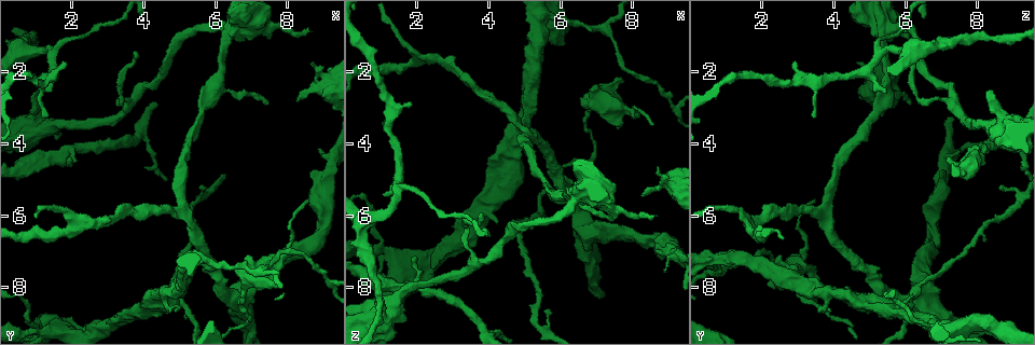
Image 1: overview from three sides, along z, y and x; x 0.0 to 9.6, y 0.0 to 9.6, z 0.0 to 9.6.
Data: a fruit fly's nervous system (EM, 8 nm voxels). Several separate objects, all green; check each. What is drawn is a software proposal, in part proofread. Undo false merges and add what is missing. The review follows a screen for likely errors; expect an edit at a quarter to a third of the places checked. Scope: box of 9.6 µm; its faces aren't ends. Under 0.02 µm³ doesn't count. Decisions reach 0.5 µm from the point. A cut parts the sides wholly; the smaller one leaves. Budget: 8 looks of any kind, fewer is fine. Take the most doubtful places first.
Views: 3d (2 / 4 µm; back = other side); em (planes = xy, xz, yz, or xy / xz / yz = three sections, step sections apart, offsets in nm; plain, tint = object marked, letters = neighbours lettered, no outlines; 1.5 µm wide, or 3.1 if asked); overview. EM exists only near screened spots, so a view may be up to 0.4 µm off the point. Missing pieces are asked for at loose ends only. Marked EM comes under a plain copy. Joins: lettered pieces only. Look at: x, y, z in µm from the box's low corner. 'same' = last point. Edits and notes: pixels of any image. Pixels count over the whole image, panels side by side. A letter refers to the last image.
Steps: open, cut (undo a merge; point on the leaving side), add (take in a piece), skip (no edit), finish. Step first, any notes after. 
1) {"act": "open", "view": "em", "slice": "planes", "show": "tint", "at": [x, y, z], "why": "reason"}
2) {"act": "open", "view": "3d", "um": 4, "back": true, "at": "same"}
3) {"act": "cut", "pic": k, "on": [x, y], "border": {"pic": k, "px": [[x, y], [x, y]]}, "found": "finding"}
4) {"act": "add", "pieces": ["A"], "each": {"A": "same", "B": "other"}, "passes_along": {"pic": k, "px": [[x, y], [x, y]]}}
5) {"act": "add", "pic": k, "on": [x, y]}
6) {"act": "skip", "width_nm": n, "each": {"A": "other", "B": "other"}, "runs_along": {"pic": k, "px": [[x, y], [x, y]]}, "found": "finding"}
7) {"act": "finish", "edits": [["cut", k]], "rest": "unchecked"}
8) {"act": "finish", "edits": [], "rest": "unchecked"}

{"act": "open", "view": "em", "slice": "xz", "step": 8, "show": "tint", "at": [8.30, 2.80, 5.50], "why": "an open end"}

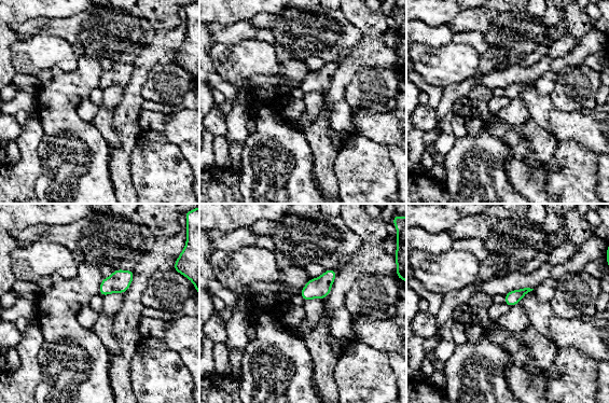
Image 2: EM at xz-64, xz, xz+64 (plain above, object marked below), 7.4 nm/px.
{"act": "open", "view": "em", "slice": "xz", "step": 8, "show": "letters", "at": "same"}

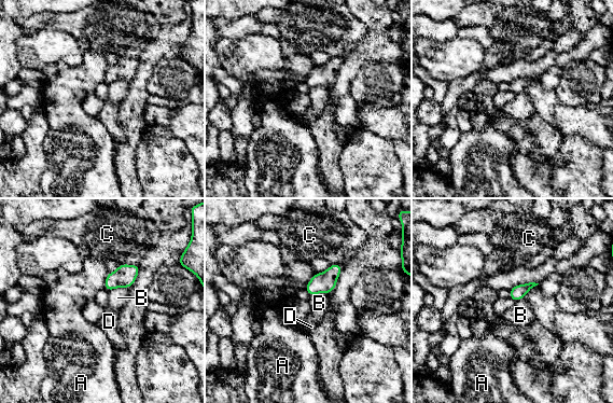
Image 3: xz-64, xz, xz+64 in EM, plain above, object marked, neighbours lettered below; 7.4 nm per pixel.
{"act": "skip", "longest_contact_nm": ["B", 160], "each": {"A": "other", "B": "other", "C": "other", "D": "other"}, "border": {"pic": 3, "px": [[129, 287], [115, 287], [109, 291]]}, "found": "none of them fits"}

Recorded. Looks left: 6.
{"act": "open", "view": "em", "um": 3.1, "slice": "yz", "step": 8, "show": "letters", "at": [7.70, 8.00, 2.35], "why": "free end"}

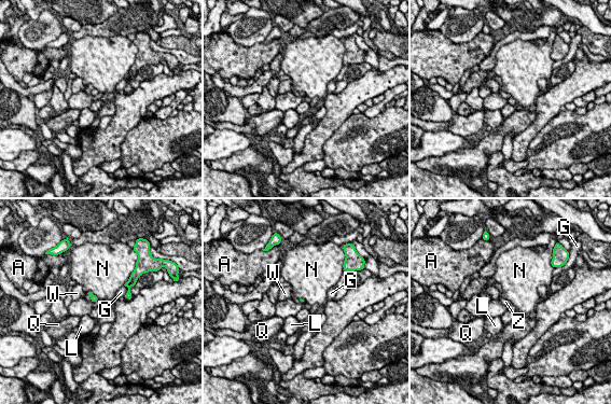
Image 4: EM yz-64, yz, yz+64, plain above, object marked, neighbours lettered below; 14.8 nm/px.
{"act": "open", "view": "em", "um": 3.1, "slice": "planes", "show": "letters", "at": "same"}

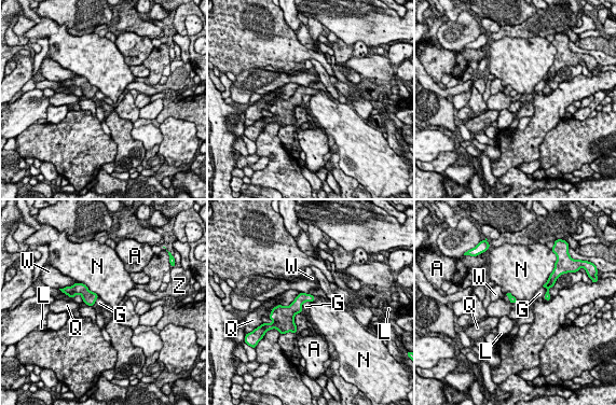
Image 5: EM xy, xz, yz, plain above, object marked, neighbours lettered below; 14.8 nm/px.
{"act": "add", "pieces": ["Z"], "each": {"A": "other", "G": "other", "L": "other", "N": "other", "Q": "other", "W": "other", "Z": "same"}, "found": "the cell continues"}

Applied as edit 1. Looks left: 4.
{"act": "open", "view": "em", "slice": "planes", "show": "letters", "at": [6.45, 0.85, 5.50], "why": "calibre changes"}

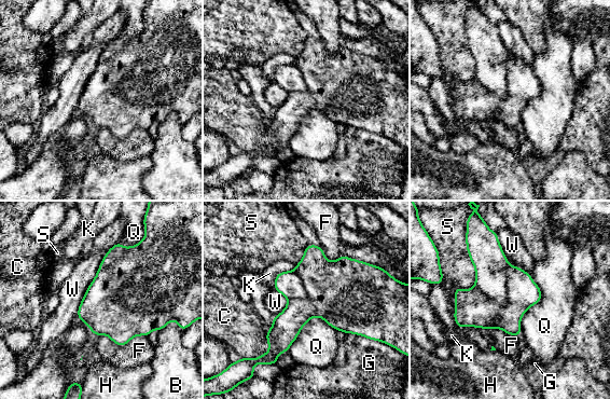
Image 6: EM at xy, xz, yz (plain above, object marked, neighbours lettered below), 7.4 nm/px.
{"act": "cut", "pic": 6, "on": [523, 292], "width_nm": 440, "each": {"B": "other", "C": "other", "F": "other", "G": "other", "H": "other", "K": "other", "Q": "other", "S": "other", "W": "other"}, "border": {"pic": 6, "px": [[508, 263], [507, 302], [501, 306]]}, "found": "a second cell is stuck on"}

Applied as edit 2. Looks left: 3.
{"act": "finish", "edits": [["add", 5], ["cut", 6]], "rest": "unchecked"}

